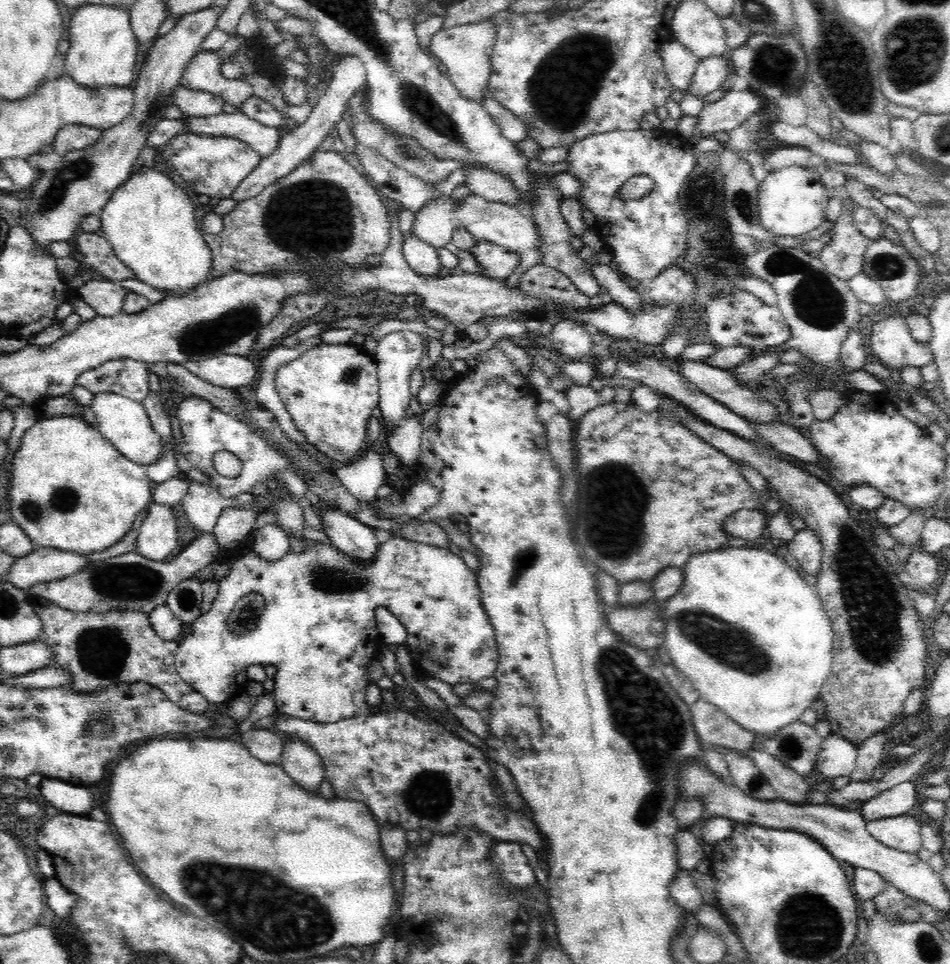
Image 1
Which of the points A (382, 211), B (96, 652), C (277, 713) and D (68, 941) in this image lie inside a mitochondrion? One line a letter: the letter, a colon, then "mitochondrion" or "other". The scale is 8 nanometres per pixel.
A: other
B: mitochondrion
C: other
D: other

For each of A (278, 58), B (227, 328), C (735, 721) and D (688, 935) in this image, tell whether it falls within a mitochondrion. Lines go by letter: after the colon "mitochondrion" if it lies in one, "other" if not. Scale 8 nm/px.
A: other
B: mitochondrion
C: other
D: other

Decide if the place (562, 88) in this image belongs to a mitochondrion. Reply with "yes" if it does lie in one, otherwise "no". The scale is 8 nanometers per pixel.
yes

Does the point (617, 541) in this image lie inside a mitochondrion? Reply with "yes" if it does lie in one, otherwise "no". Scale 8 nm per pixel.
yes

